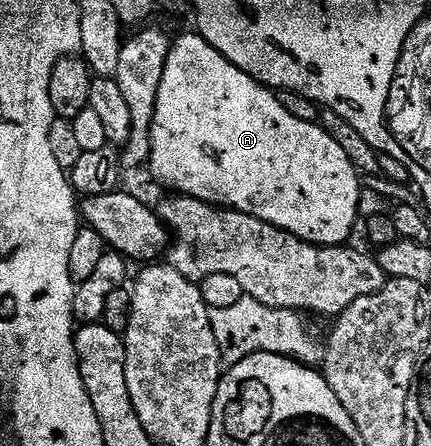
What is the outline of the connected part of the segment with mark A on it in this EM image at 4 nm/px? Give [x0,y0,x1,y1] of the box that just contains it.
[148,34,364,248]

